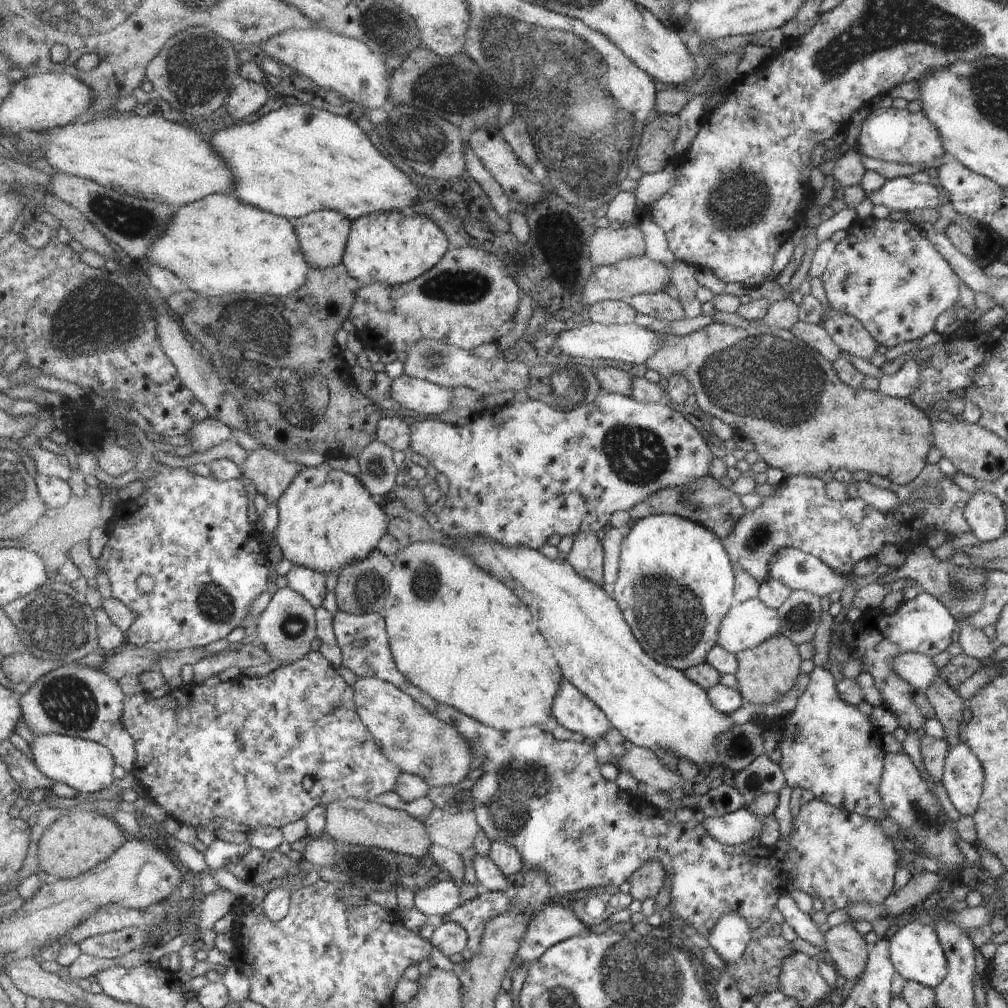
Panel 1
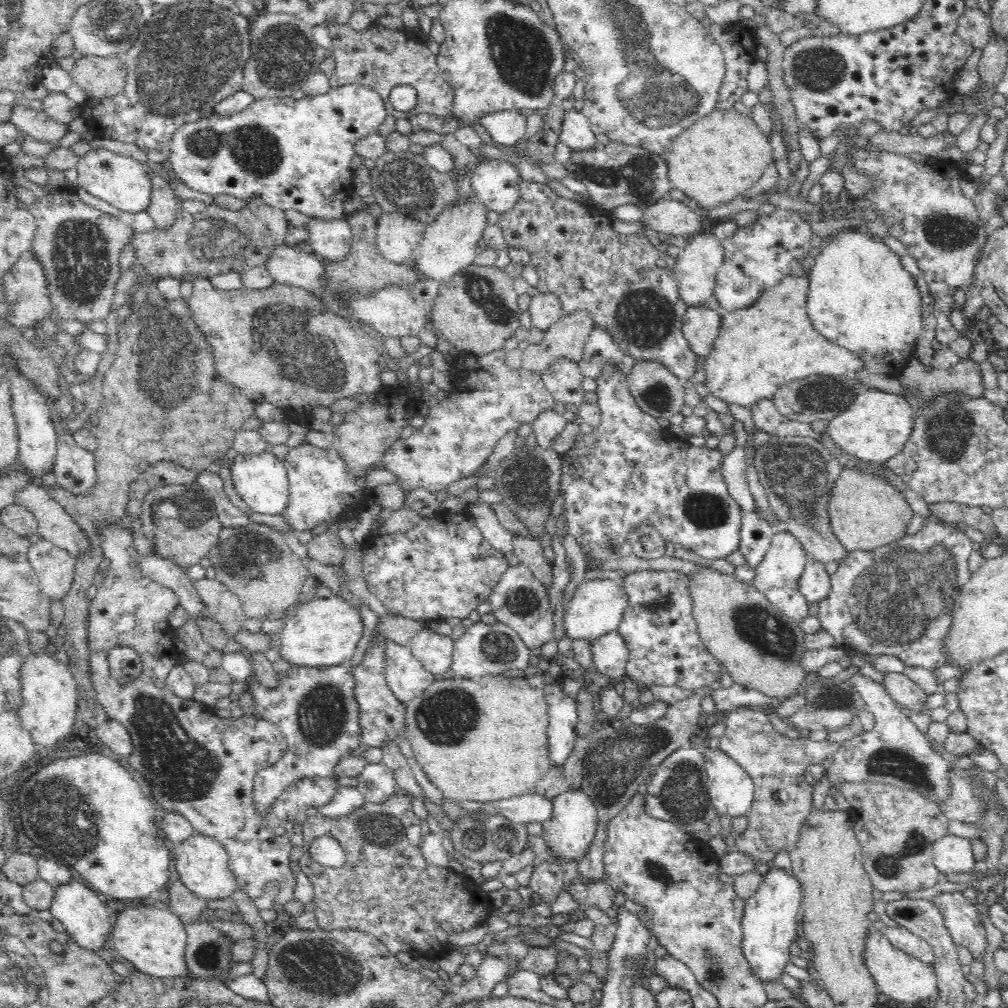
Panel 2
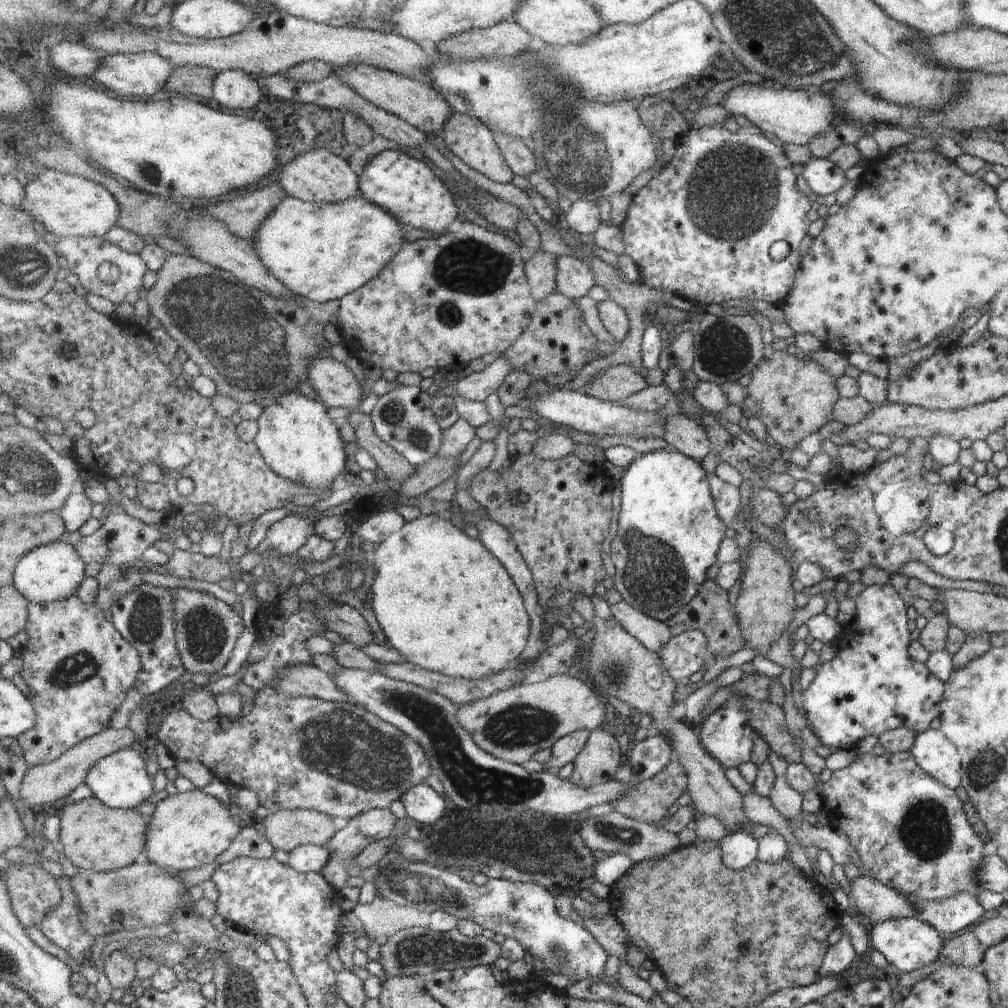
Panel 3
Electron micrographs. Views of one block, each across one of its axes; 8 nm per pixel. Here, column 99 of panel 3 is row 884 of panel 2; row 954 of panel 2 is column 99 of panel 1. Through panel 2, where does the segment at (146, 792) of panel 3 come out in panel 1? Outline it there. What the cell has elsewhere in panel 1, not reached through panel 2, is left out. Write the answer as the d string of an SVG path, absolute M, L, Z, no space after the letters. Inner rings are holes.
M53 733L41 736L37 734L29 744L34 756L33 762L45 776L53 779L54 782L65 783L81 794L99 792L105 788L112 788L115 784L114 756L106 746L98 742Z

